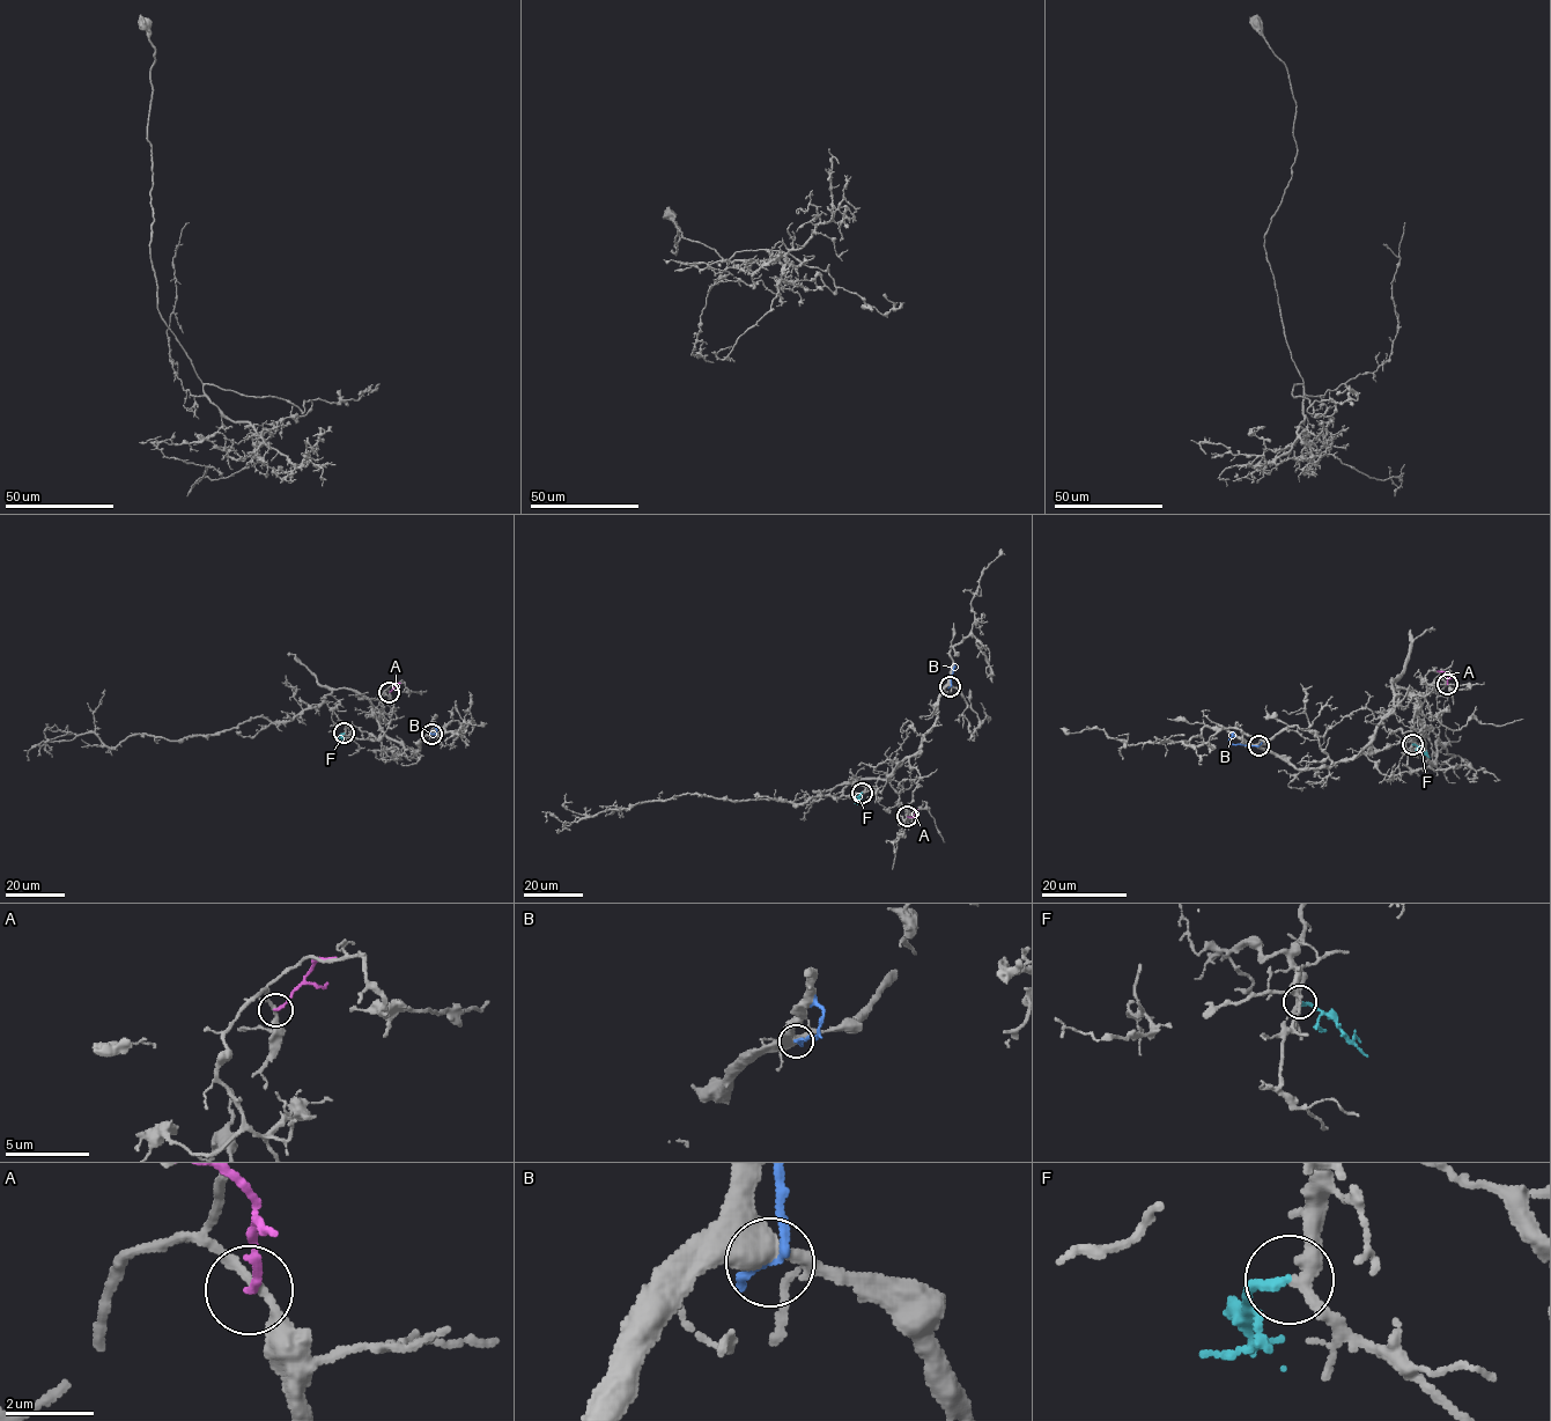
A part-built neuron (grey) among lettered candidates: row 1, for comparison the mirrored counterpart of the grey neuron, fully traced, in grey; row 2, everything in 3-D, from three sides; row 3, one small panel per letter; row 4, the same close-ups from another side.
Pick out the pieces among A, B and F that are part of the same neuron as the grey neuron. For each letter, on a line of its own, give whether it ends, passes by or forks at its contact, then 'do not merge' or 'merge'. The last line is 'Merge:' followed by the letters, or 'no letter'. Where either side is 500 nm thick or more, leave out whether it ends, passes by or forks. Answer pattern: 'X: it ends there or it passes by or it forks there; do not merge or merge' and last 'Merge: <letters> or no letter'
A: it ends there; do not merge
B: it ends there; do not merge
F: it ends there; merge
Merge: F

